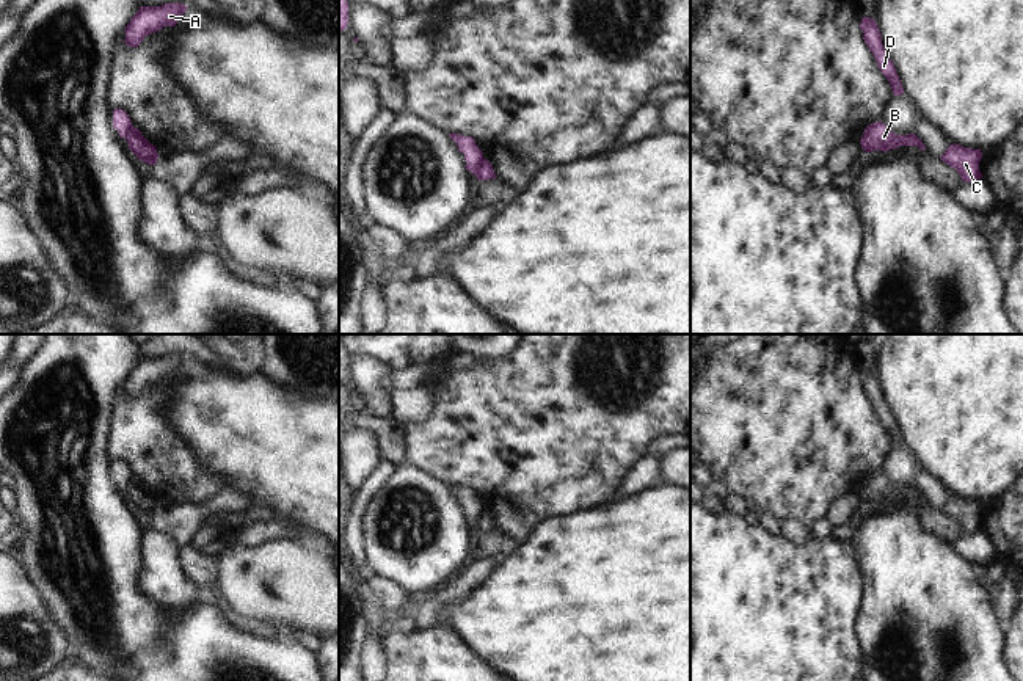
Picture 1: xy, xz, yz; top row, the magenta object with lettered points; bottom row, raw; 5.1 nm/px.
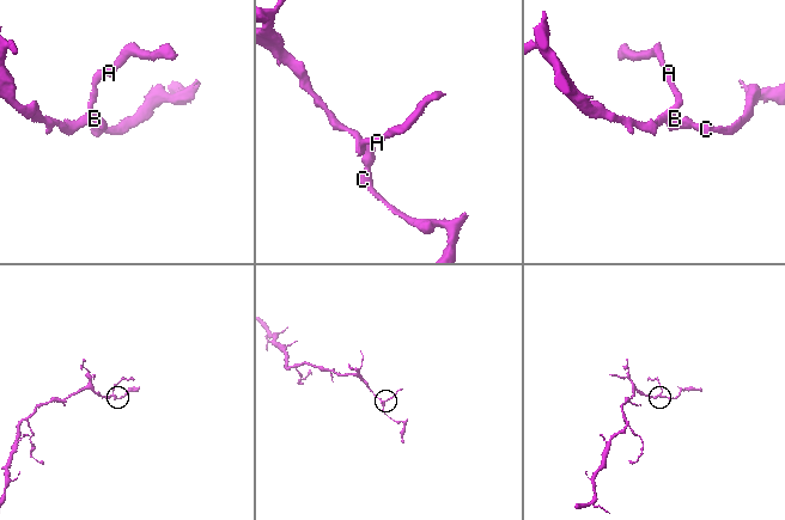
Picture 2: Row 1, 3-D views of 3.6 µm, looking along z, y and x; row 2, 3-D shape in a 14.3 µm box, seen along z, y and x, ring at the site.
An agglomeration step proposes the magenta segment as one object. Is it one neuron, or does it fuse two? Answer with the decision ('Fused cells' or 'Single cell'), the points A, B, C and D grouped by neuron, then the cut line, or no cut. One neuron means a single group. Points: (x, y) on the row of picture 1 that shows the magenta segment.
Fused cells. Groups: A D / B C. Split along xz (484, 159), (476, 174).

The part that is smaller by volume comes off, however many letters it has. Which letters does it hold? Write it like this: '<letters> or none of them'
B, C

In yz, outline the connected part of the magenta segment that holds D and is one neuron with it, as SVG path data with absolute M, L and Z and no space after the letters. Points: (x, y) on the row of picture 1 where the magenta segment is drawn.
M861 17L860 28L863 31L863 39L866 46L869 47L869 50L872 52L877 61L879 69L890 82L893 94L894 96L904 94L904 88L896 72L896 67L883 49L882 36L880 36L876 20L871 17Z

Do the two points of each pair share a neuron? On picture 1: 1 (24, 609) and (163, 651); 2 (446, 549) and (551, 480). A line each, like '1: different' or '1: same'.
1: different
2: different

